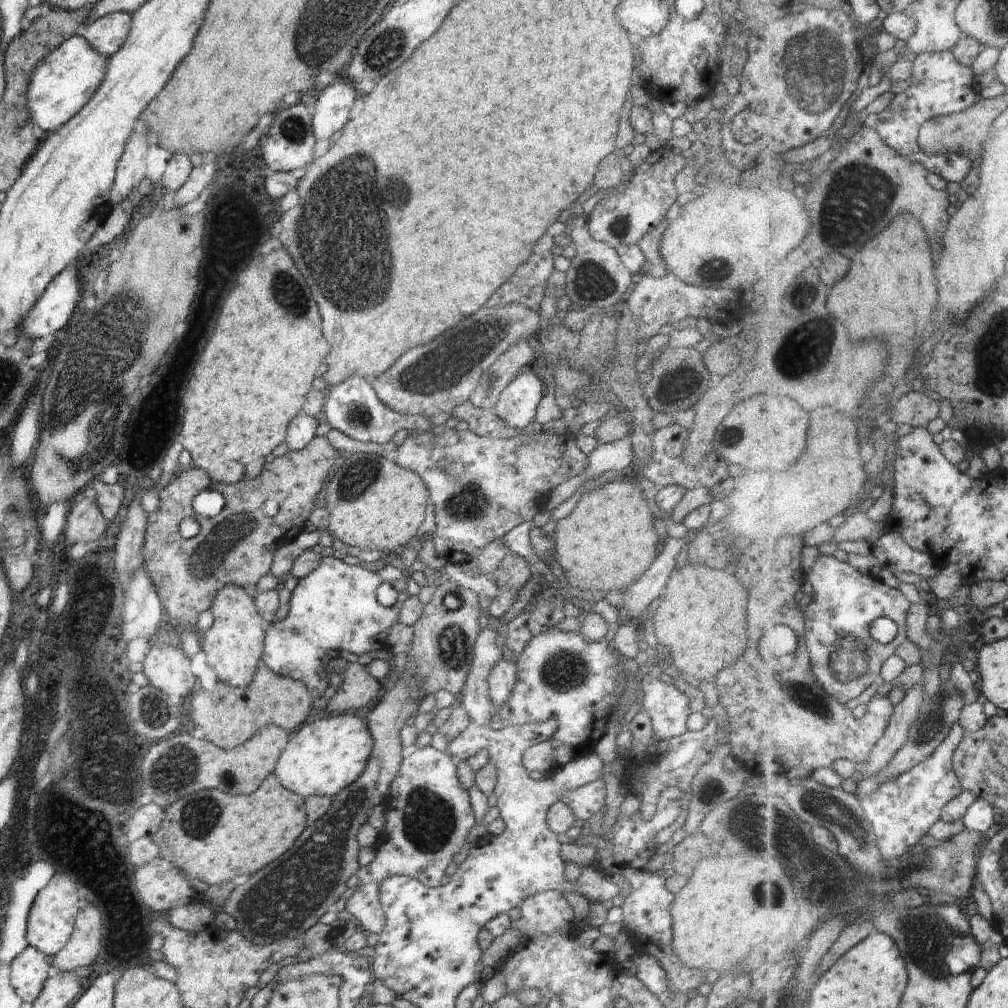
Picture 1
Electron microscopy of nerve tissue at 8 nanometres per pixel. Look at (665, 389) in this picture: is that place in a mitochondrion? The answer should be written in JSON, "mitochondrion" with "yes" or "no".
{"mitochondrion":"no"}

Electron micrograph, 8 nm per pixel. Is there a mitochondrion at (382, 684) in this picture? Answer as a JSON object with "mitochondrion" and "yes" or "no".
{"mitochondrion":"no"}

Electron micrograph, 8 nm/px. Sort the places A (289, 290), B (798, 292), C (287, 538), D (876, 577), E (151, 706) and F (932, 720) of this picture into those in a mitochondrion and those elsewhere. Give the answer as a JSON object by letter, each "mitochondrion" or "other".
{"A":"mitochondrion","B":"other","C":"other","D":"other","E":"mitochondrion","F":"mitochondrion"}

